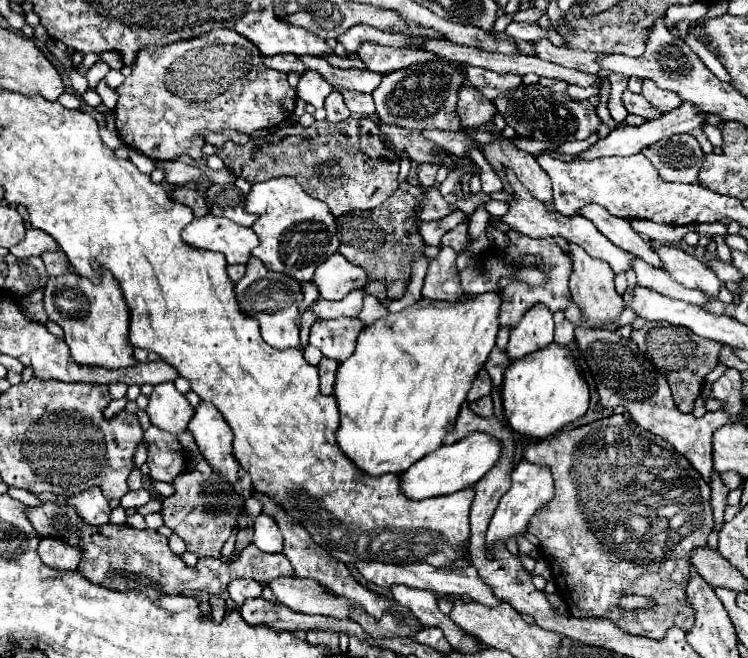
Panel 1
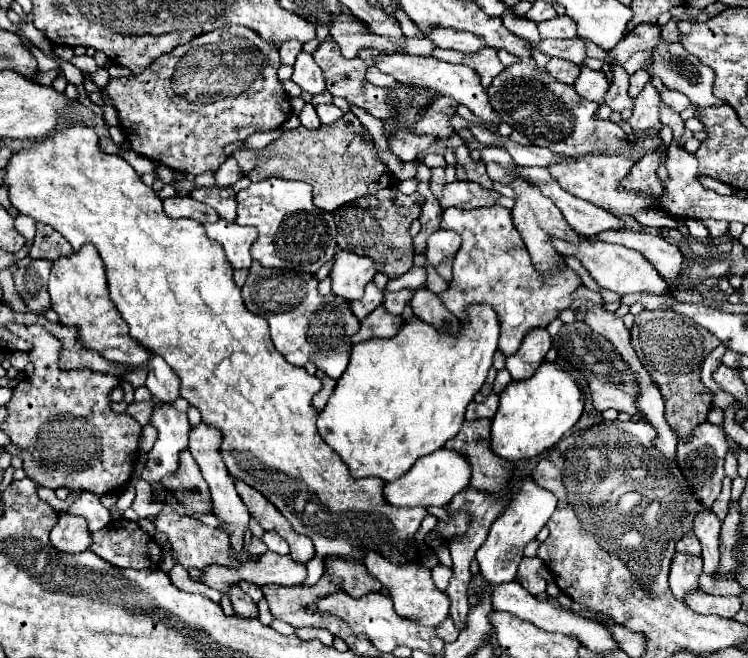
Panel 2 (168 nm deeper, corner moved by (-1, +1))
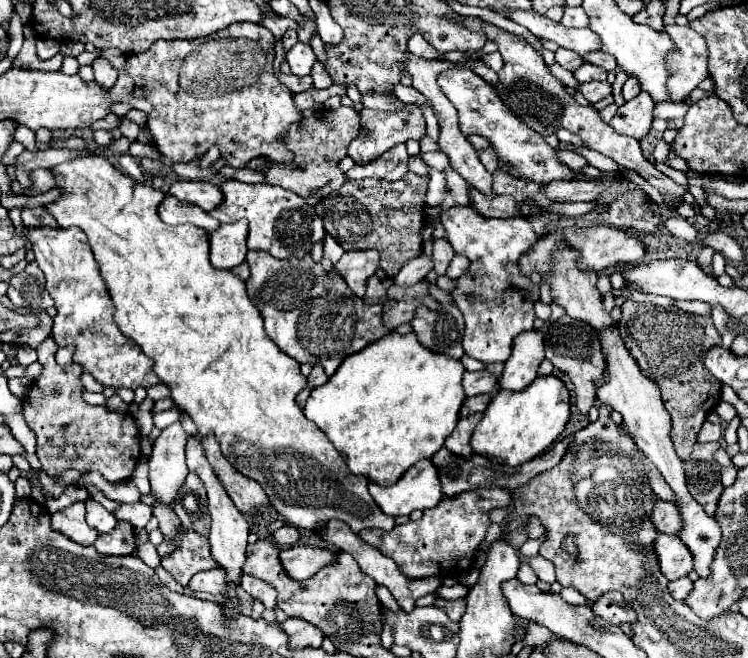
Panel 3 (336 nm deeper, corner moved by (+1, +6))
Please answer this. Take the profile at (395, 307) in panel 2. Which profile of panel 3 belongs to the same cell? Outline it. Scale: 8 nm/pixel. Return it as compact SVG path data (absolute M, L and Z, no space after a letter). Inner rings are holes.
M418 255L416 259L410 259L410 261L406 261L406 265L400 269L400 273L394 277L394 283L398 283L398 285L414 285L416 281L420 281L420 279L424 279L430 271L432 271L432 267L434 267L434 261L432 261L432 257L428 257L428 255Z

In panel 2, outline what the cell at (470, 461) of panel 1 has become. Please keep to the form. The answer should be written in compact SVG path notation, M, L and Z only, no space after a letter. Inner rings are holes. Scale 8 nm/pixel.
M442 448L424 458L418 458L416 466L412 466L412 470L408 470L408 474L400 476L396 482L386 484L384 498L392 506L406 506L406 508L446 506L446 504L450 504L454 494L464 490L464 486L470 486L470 478L472 478L472 470L468 466L468 460L462 458L462 454L454 454L454 450Z

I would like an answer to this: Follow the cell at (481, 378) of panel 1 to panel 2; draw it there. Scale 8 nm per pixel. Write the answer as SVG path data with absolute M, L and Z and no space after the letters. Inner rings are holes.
M490 368L490 372L488 372L488 378L486 378L486 382L482 384L482 388L476 392L476 396L474 396L474 400L476 402L482 402L490 392L492 392L492 382L494 382L494 376L496 376L496 370L494 368Z

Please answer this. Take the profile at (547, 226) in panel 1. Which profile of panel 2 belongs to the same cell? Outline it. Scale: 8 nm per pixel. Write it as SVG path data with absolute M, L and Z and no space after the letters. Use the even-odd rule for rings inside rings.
M580 236L580 242L576 246L568 246L568 242L560 240L560 238L550 238L550 242L556 246L556 250L564 256L568 254L576 254L576 258L580 258L580 262L584 264L584 268L590 272L590 276L608 290L614 290L618 294L634 294L634 292L654 292L660 294L664 290L668 290L670 286L666 284L666 280L656 272L656 268L642 256L636 254L636 250L628 250L624 246L618 244L608 244L608 242L592 242L590 236Z

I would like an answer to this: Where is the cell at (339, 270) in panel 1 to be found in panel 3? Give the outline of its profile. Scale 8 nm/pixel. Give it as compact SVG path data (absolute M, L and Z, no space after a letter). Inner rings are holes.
M366 249L366 251L348 251L342 255L342 259L334 265L338 273L344 277L348 287L358 295L364 297L366 293L366 281L376 273L378 269L378 251Z

